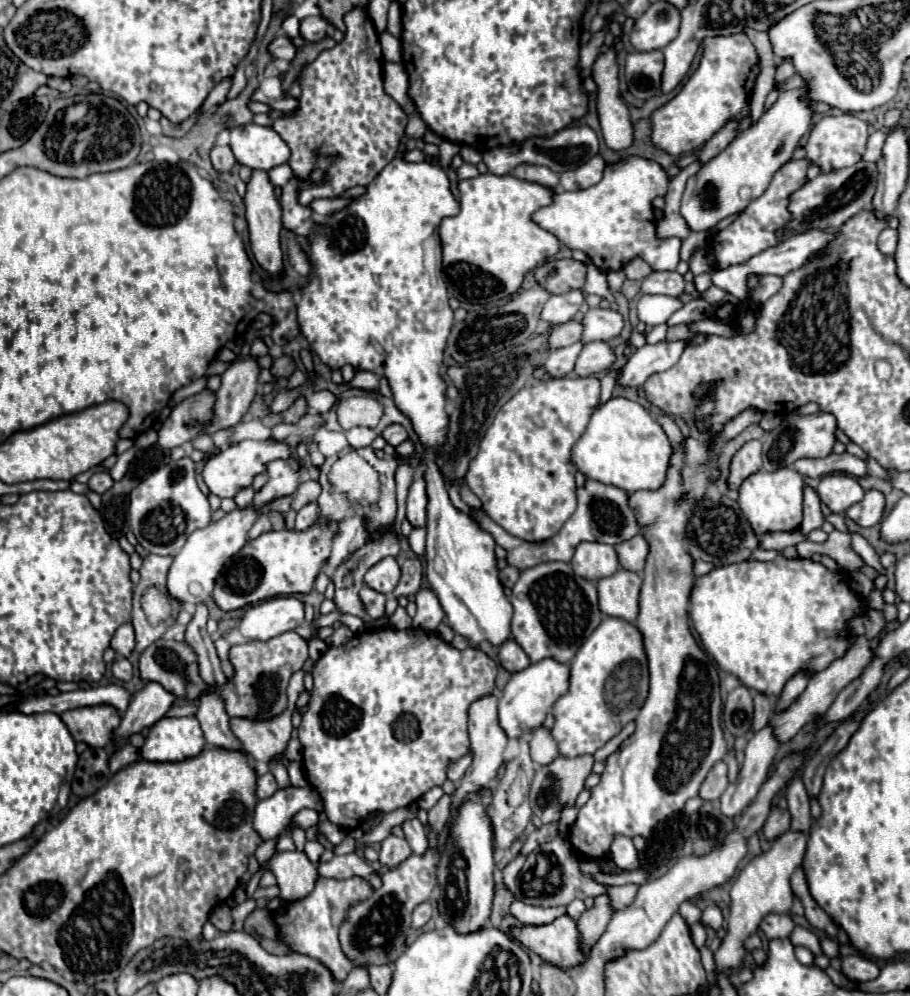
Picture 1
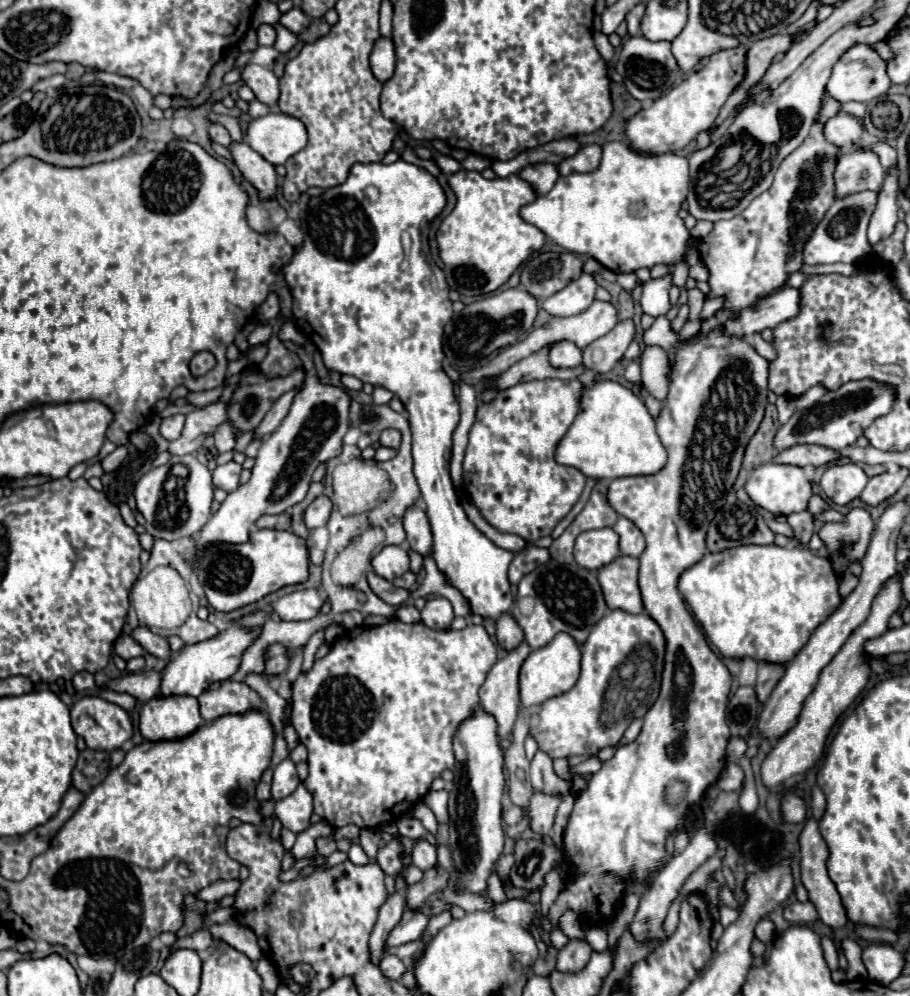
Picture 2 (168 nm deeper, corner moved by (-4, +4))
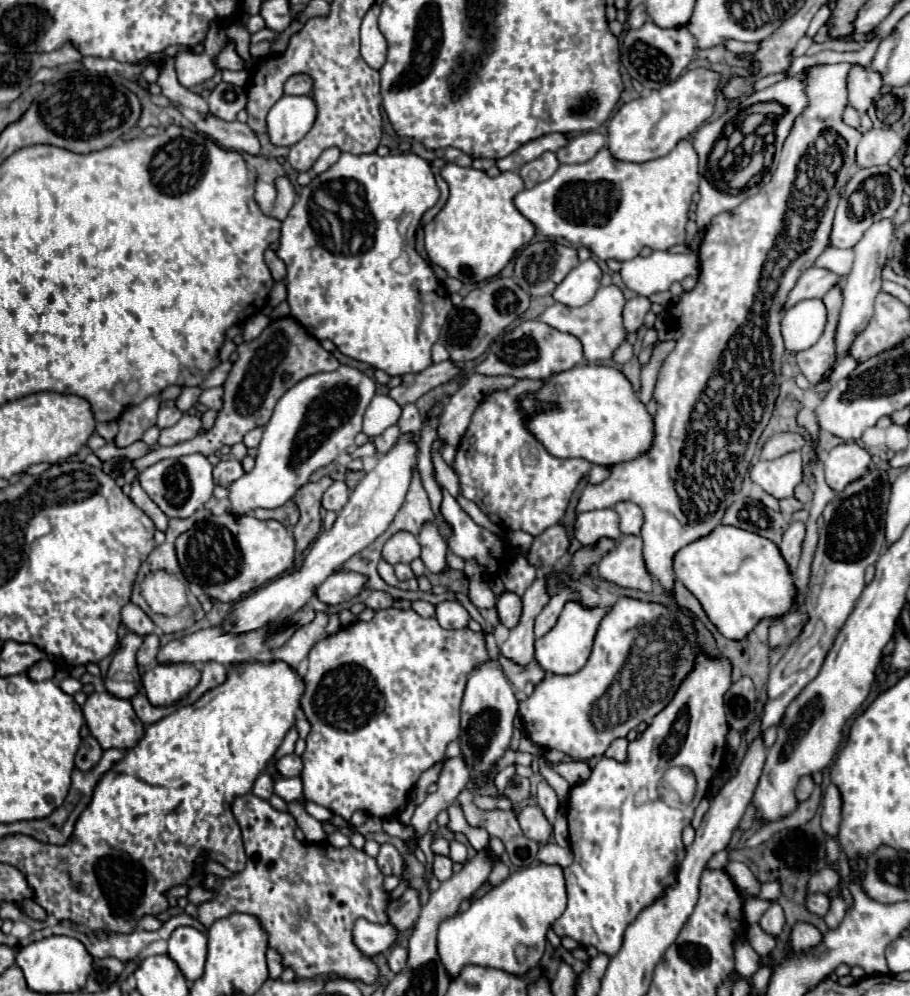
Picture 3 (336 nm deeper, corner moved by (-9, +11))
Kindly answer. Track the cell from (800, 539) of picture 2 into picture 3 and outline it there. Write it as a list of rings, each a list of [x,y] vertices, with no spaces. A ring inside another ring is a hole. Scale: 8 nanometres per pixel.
[[[793,521],[785,535],[783,535],[783,541],[779,545],[785,561],[789,563],[791,571],[797,569],[797,563],[799,563],[799,557],[801,557],[801,549],[803,549],[803,541],[805,541],[805,523],[803,521]]]

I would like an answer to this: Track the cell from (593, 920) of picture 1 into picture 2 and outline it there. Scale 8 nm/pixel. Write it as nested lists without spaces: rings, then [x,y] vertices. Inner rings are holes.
[[[570,940],[560,952],[556,960],[558,972],[580,972],[590,960],[592,948],[586,940]]]

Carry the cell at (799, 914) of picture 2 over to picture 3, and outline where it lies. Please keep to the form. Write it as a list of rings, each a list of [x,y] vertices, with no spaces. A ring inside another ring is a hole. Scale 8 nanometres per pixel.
[[[809,893],[807,899],[805,899],[805,907],[807,907],[809,913],[823,917],[829,909],[829,897],[821,895],[821,893]]]

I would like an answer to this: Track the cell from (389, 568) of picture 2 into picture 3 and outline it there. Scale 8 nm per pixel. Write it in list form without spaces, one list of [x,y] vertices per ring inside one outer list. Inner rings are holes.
[[[395,533],[383,547],[383,559],[391,565],[395,563],[411,563],[419,557],[419,543],[417,537],[411,533]]]

